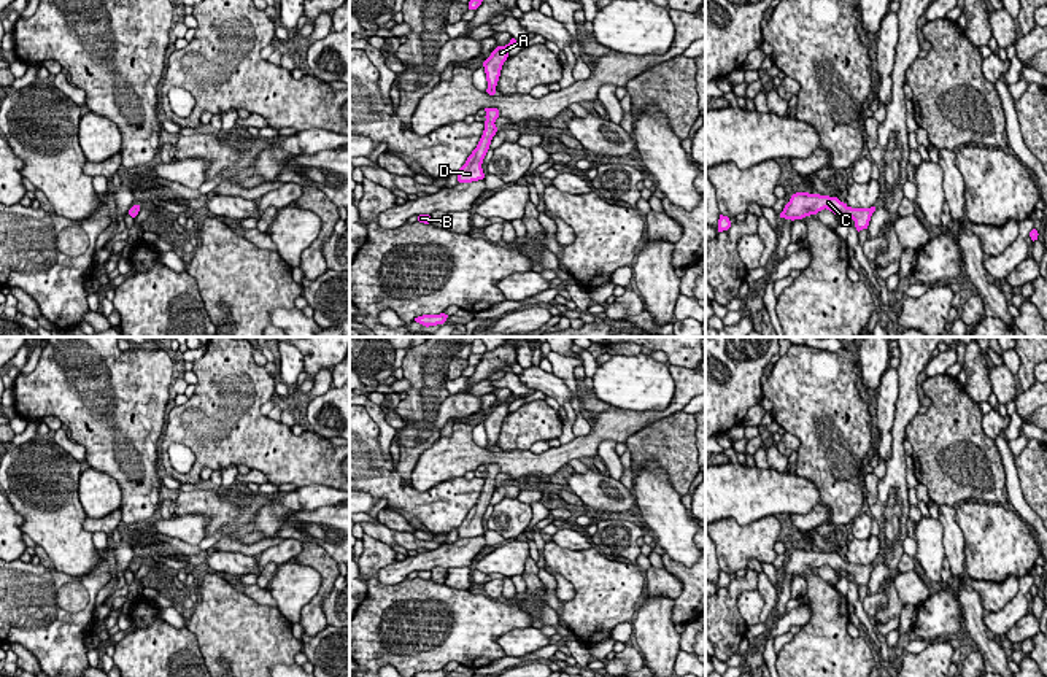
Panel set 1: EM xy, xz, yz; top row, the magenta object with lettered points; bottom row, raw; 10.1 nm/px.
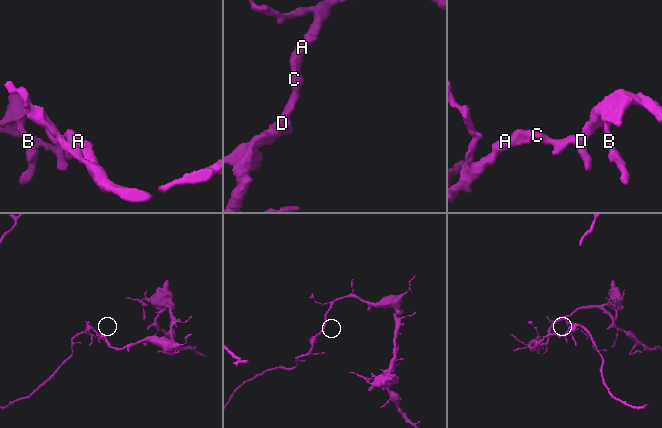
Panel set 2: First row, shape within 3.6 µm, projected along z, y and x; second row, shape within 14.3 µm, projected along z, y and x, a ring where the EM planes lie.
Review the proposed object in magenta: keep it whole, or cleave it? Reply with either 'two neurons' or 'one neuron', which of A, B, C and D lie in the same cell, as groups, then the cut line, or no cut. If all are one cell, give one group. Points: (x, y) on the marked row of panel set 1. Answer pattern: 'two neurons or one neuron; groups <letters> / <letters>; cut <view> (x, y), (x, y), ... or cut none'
one neuron; groups A B C D; cut none

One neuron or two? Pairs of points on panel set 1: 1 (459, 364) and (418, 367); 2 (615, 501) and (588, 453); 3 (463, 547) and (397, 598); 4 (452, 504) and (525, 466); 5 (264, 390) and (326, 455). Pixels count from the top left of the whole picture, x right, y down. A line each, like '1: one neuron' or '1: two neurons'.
1: two neurons
2: two neurons
3: two neurons
4: two neurons
5: one neuron

